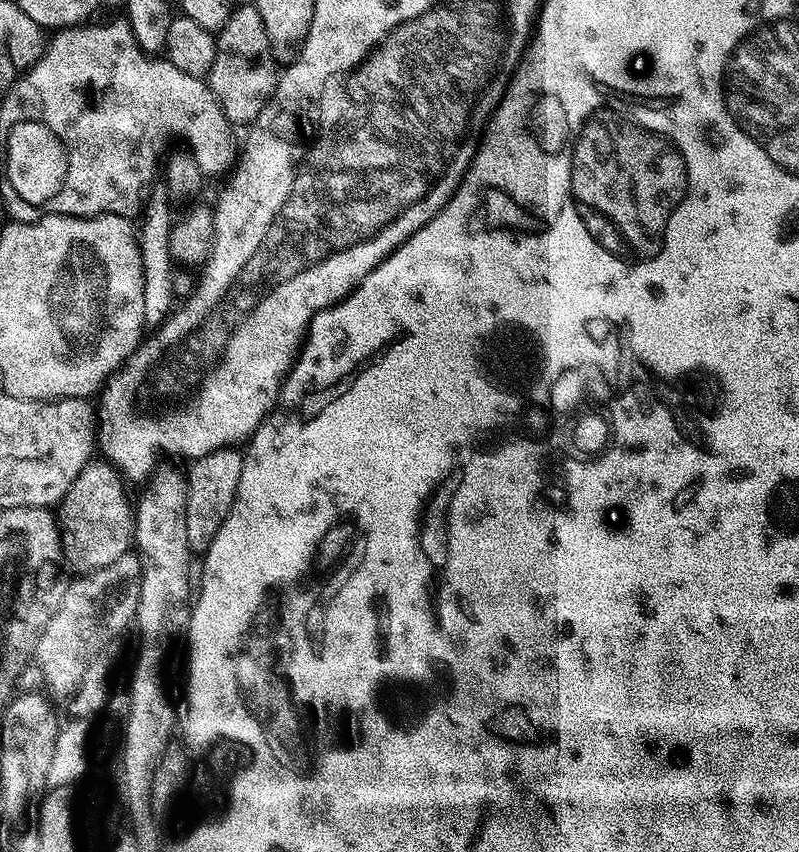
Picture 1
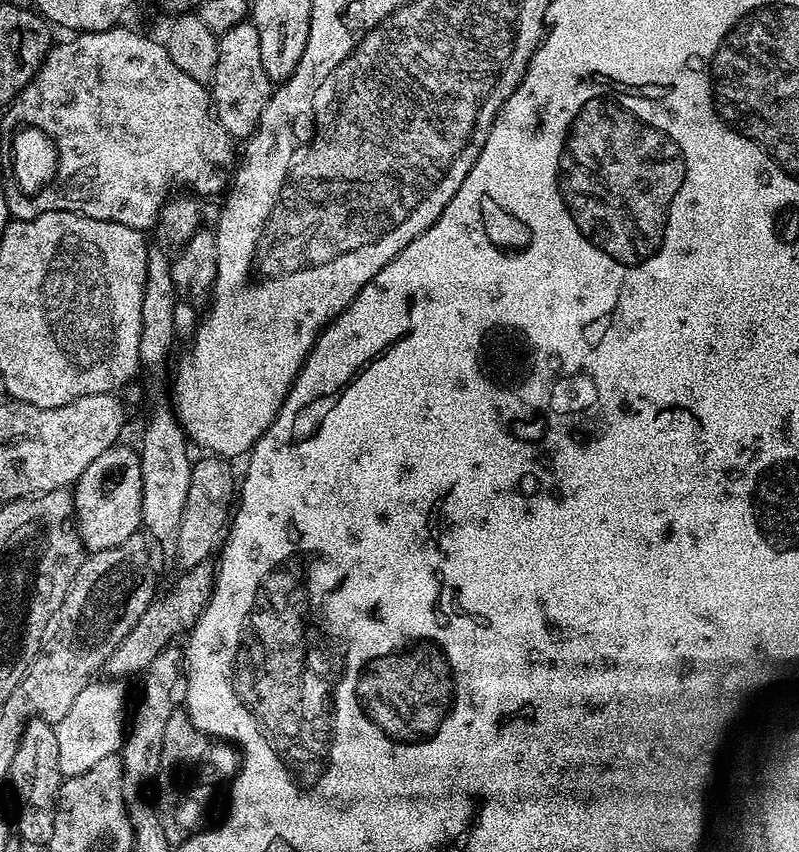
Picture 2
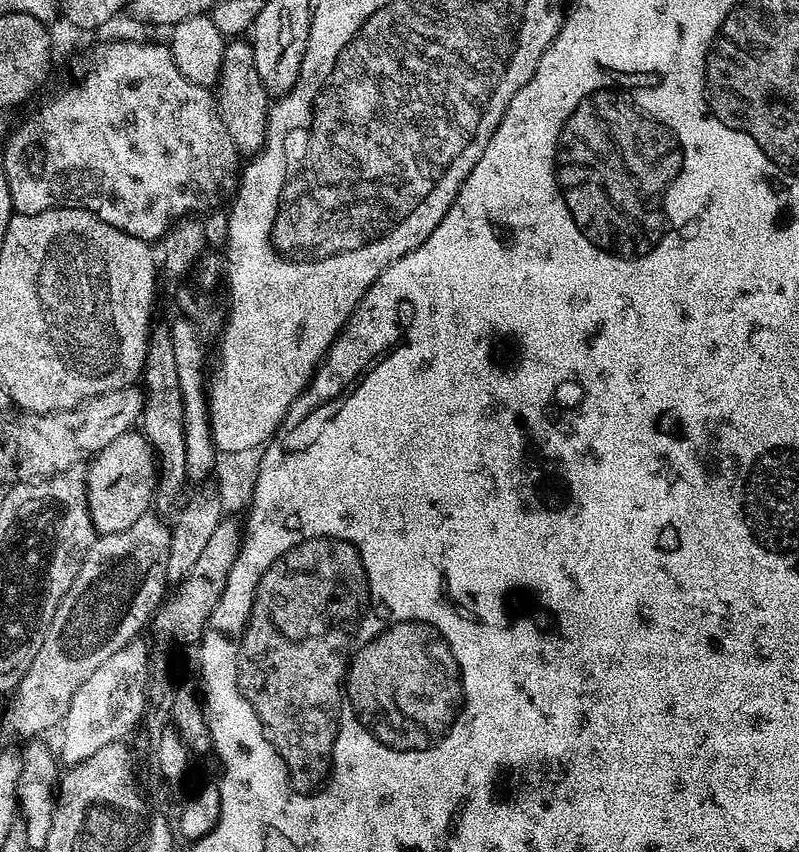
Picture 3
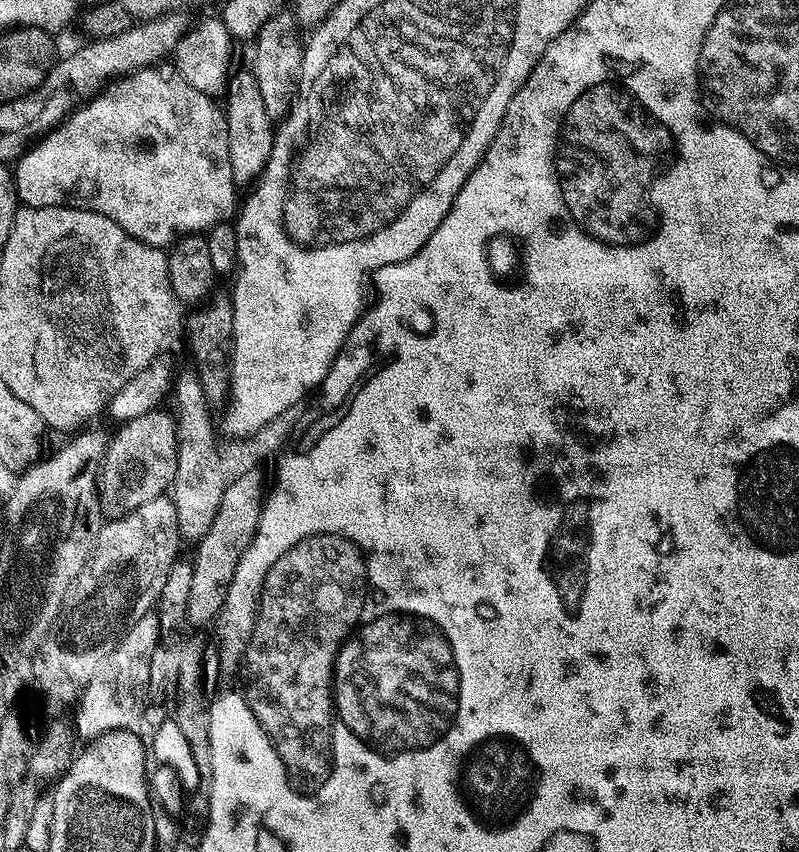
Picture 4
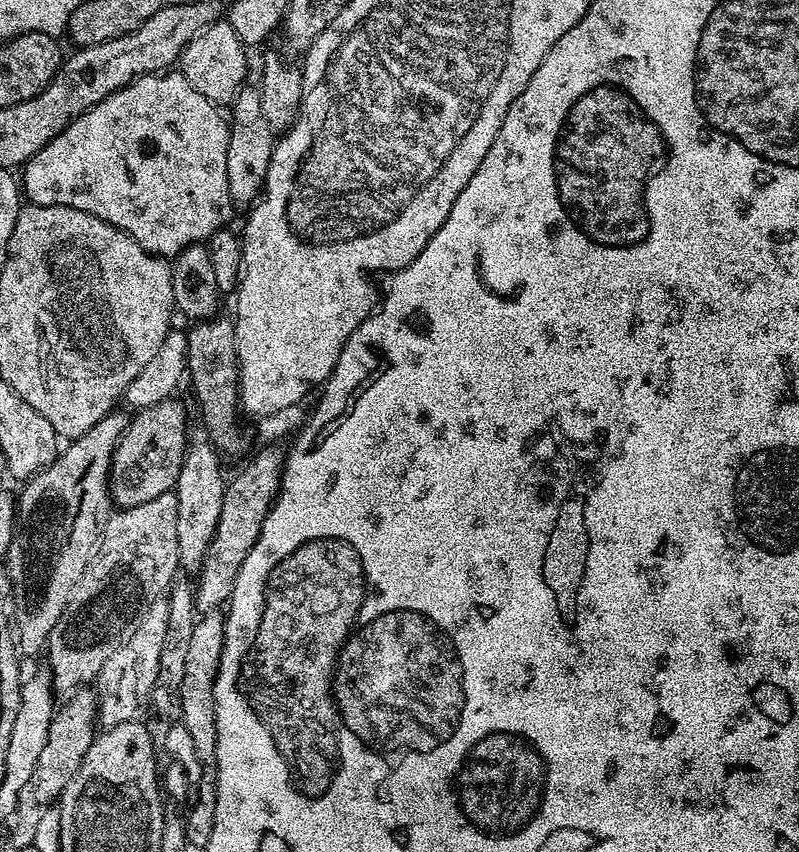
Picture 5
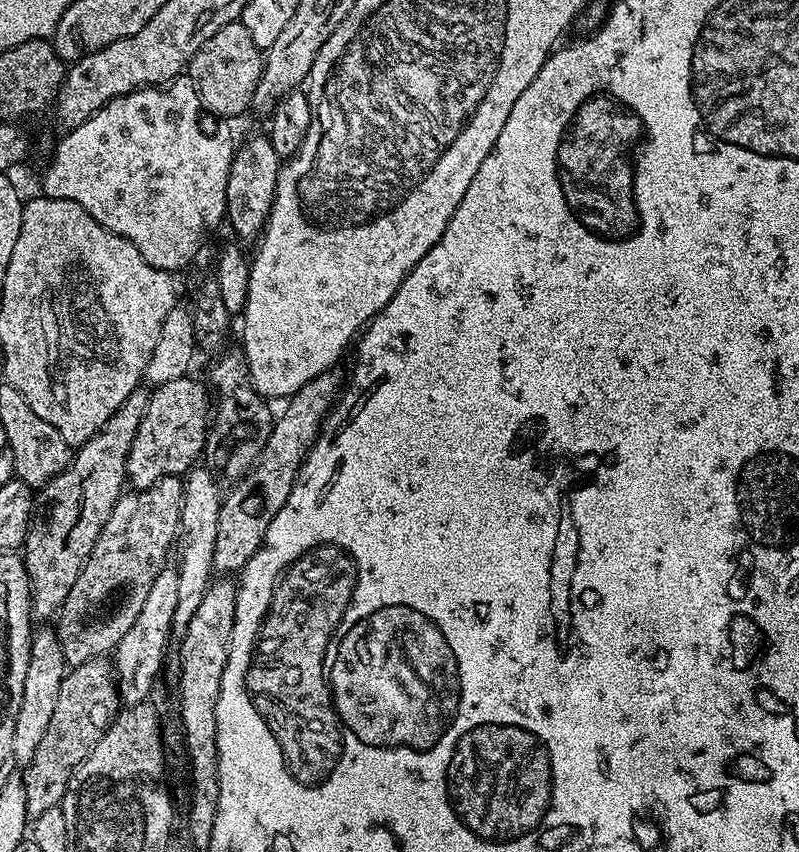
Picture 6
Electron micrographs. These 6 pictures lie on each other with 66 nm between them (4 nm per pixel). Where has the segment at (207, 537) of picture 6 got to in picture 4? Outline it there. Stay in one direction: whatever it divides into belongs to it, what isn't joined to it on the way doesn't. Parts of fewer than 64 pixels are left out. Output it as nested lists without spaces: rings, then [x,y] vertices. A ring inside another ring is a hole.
[[[195,367],[188,368],[175,375],[172,397],[176,402],[176,466],[175,482],[171,487],[171,497],[175,502],[179,528],[183,535],[192,534],[194,538],[208,532],[210,523],[217,514],[218,506],[224,497],[228,480],[224,478],[226,467],[221,460],[220,440],[214,432],[211,401],[206,398],[199,373]]]

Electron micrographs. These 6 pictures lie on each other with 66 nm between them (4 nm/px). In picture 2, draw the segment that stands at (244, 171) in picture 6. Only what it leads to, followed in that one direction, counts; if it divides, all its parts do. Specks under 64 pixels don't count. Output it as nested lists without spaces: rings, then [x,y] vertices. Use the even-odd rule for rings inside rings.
[[[245,22],[219,33],[218,62],[210,81],[210,95],[218,122],[233,141],[247,141],[258,126],[273,91],[274,81],[262,67],[262,45],[258,42],[256,27]]]

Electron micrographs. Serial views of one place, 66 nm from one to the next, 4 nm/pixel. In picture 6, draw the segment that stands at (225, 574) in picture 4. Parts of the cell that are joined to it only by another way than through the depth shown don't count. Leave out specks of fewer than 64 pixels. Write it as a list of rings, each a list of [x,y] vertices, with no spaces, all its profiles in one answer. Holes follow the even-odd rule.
[[[329,370],[318,374],[302,390],[287,397],[284,413],[275,417],[270,434],[266,438],[266,446],[262,446],[260,457],[256,459],[252,469],[237,484],[231,485],[232,492],[223,497],[218,514],[217,541],[214,545],[213,566],[220,574],[239,573],[250,562],[250,558],[264,544],[266,530],[270,530],[270,522],[274,522],[274,514],[286,506],[286,498],[290,498],[290,490],[294,490],[296,476],[308,457],[312,444],[320,435],[324,419],[332,411],[341,391],[342,376],[339,371]]]

